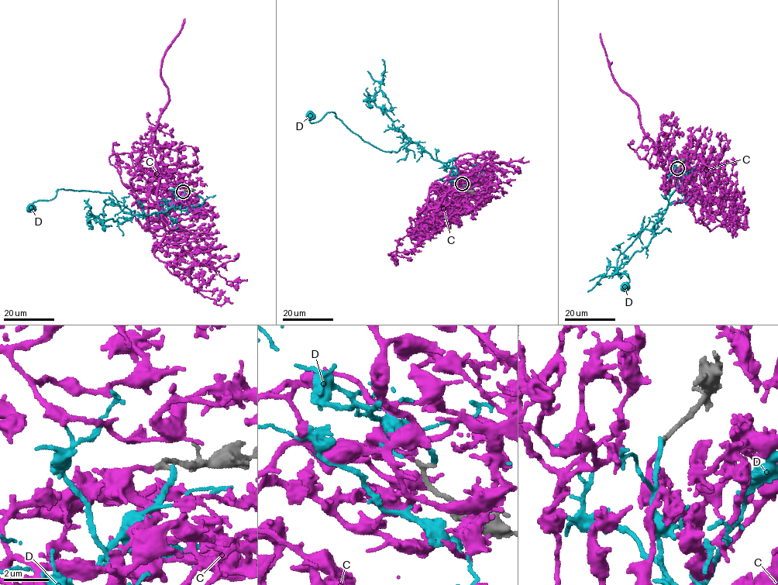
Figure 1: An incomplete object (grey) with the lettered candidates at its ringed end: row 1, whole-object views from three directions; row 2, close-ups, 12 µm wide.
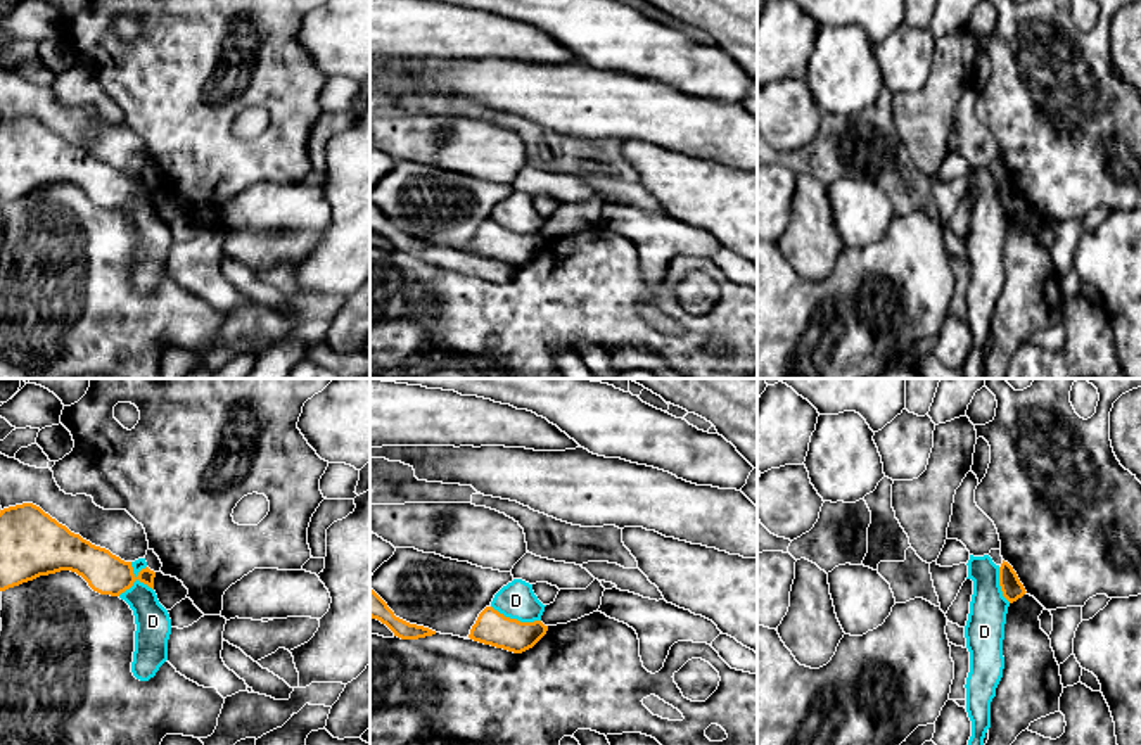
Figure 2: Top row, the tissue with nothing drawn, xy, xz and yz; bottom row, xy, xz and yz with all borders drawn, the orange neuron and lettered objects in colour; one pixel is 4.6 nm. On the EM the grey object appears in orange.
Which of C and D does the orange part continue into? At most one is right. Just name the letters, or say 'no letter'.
C

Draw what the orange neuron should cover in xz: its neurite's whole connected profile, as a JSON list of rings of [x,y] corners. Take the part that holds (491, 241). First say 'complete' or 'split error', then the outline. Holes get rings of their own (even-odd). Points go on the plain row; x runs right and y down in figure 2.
complete | [[[486,220],[470,242],[469,251],[484,258],[522,266],[532,261],[548,244],[541,233],[520,235]]]

